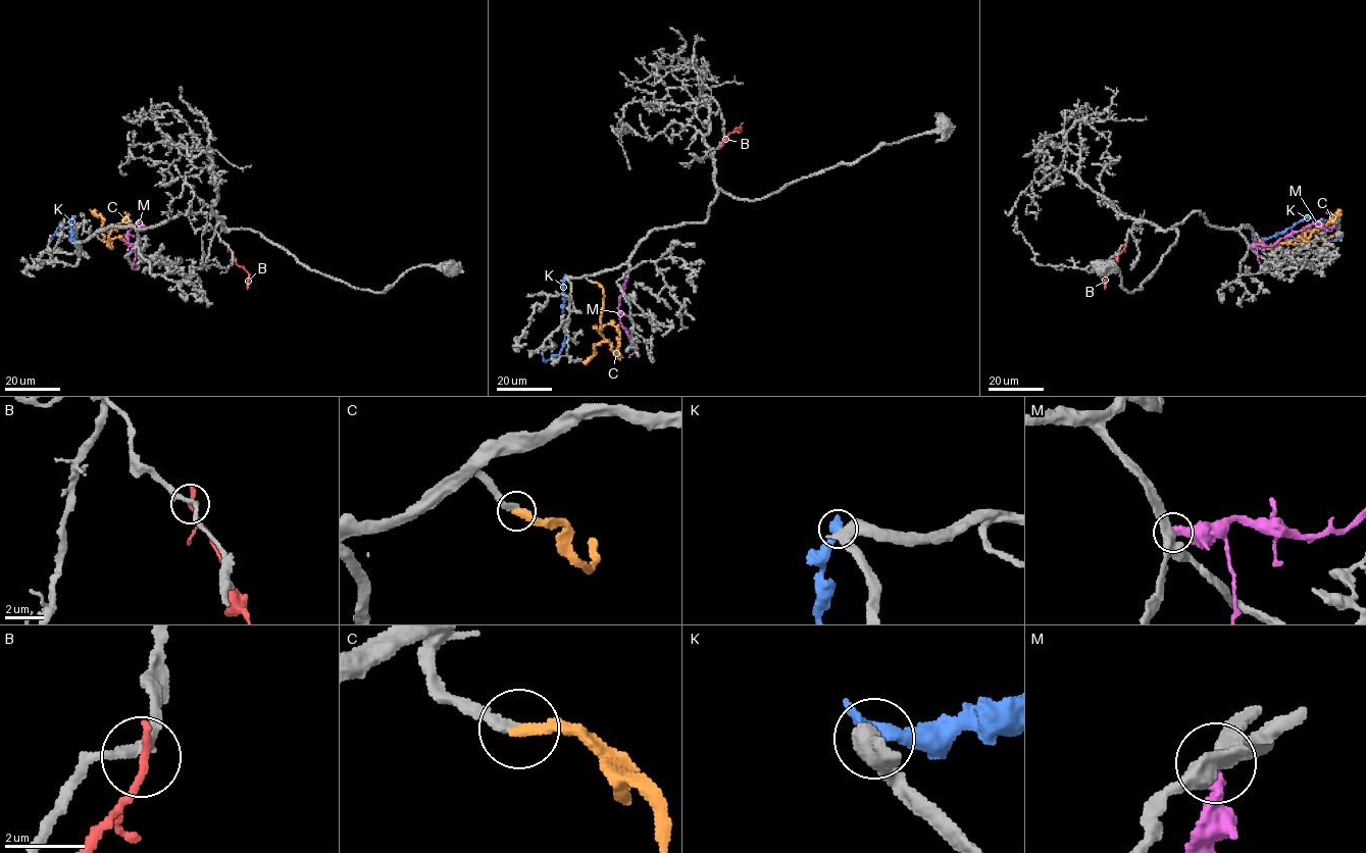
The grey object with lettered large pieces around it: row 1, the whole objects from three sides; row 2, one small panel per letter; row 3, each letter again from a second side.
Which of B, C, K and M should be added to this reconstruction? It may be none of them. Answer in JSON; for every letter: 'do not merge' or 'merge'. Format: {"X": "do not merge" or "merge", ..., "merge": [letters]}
{"B": "do not merge", "C": "merge", "K": "do not merge", "M": "do not merge", "merge": ["C"]}

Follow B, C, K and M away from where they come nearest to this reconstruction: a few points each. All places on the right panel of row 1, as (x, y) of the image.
B: (1125, 245), (1109, 265), (1105, 289)
C: (1259, 240), (1264, 248), (1279, 243), (1302, 244), (1316, 230), (1328, 223), (1338, 209)
K: (1254, 241), (1277, 236), (1311, 217), (1328, 220), (1336, 227), (1337, 238), (1329, 240), (1327, 236)
M: (1249, 245), (1270, 246), (1315, 222), (1330, 232), (1334, 226)

